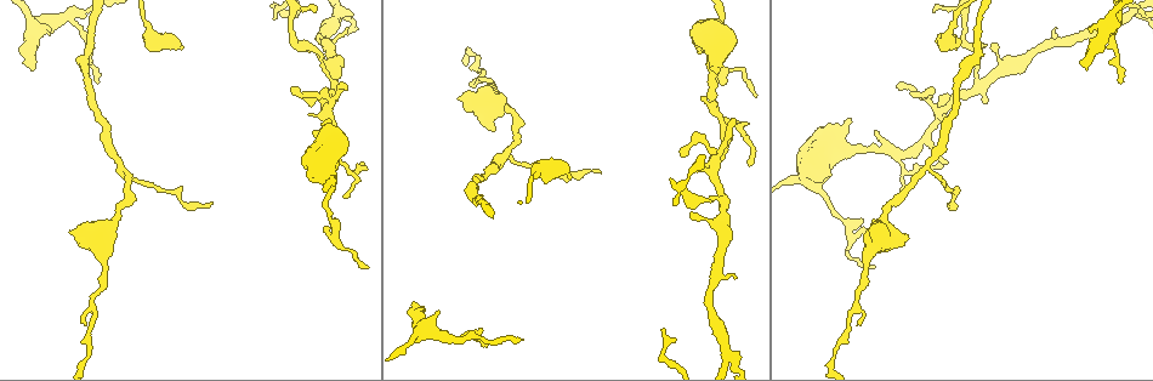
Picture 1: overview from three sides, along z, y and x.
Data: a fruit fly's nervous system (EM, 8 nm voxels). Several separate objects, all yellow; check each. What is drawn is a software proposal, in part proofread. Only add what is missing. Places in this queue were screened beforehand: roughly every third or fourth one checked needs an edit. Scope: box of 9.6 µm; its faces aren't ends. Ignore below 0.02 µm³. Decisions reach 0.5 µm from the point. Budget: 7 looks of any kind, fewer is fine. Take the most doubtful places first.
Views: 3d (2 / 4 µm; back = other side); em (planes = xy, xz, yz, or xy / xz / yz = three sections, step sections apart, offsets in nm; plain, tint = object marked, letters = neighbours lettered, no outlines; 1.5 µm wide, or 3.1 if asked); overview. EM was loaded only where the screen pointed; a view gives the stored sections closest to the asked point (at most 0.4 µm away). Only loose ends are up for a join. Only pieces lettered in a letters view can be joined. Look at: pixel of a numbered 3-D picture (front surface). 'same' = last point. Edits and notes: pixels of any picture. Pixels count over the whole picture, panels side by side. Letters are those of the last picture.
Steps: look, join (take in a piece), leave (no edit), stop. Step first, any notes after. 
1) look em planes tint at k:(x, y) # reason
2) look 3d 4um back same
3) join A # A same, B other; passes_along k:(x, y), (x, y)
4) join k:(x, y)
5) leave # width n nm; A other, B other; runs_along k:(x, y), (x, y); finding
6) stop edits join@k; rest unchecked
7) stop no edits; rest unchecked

look em planes plain at 1:(422, 309) # stops while still wide

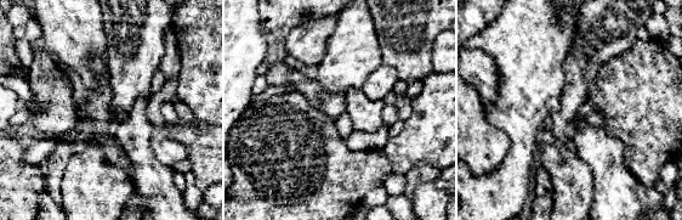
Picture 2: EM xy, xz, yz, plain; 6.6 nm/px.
look em planes tint same

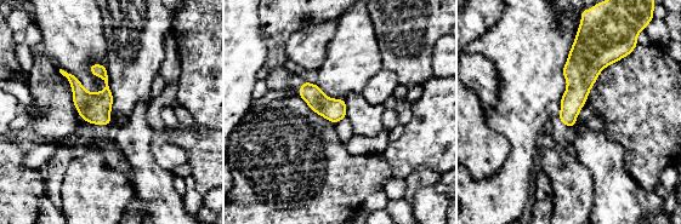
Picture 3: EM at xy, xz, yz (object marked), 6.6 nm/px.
look em planes letters same

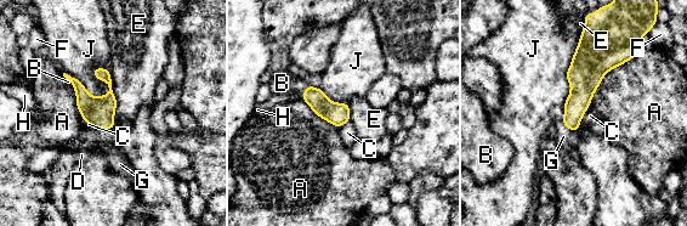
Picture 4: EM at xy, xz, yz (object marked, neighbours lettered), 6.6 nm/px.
join G # longest_contact A 550 nm; A other, B other, C other, D other, E other, F other, G same, H other, J other; passes_along 4:(98, 112), (104, 128), (106, 139); the neuron continues

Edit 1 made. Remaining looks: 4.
look overview # redraw

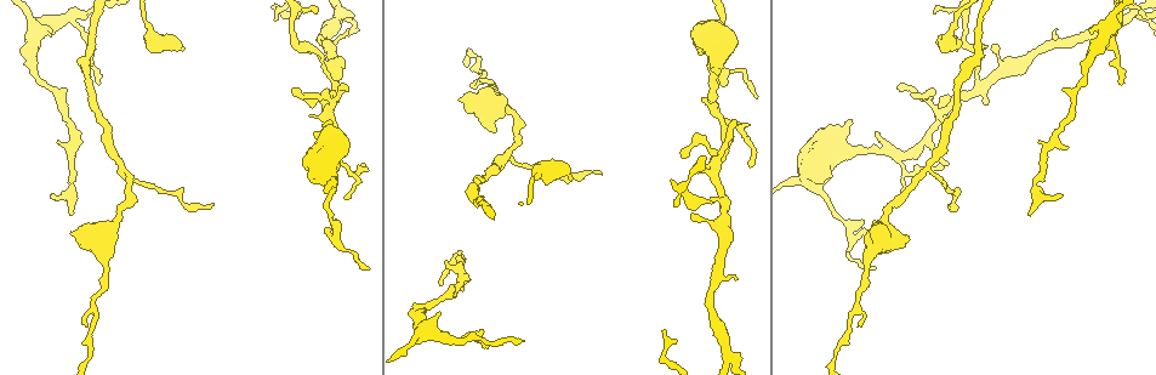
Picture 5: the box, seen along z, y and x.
look em xy step 8 tint at 5:(850, 122)

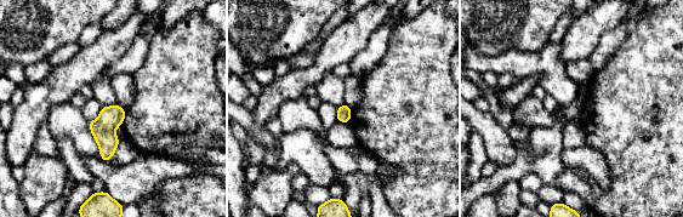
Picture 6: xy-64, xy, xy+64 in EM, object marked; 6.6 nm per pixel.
look em planes letters same

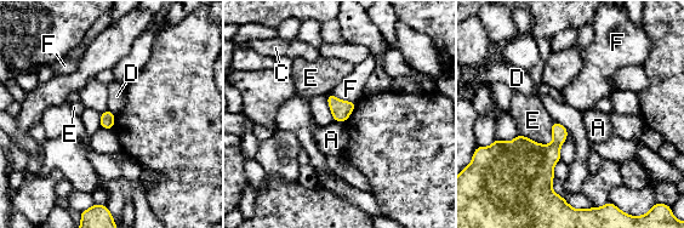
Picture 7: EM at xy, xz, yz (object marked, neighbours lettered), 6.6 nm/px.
leave # A other, C other, D other, E other, F other; border 7:(334, 120), (343, 123); no lettered piece goes on from it

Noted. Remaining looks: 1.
stop edits join@4; rest unchecked

